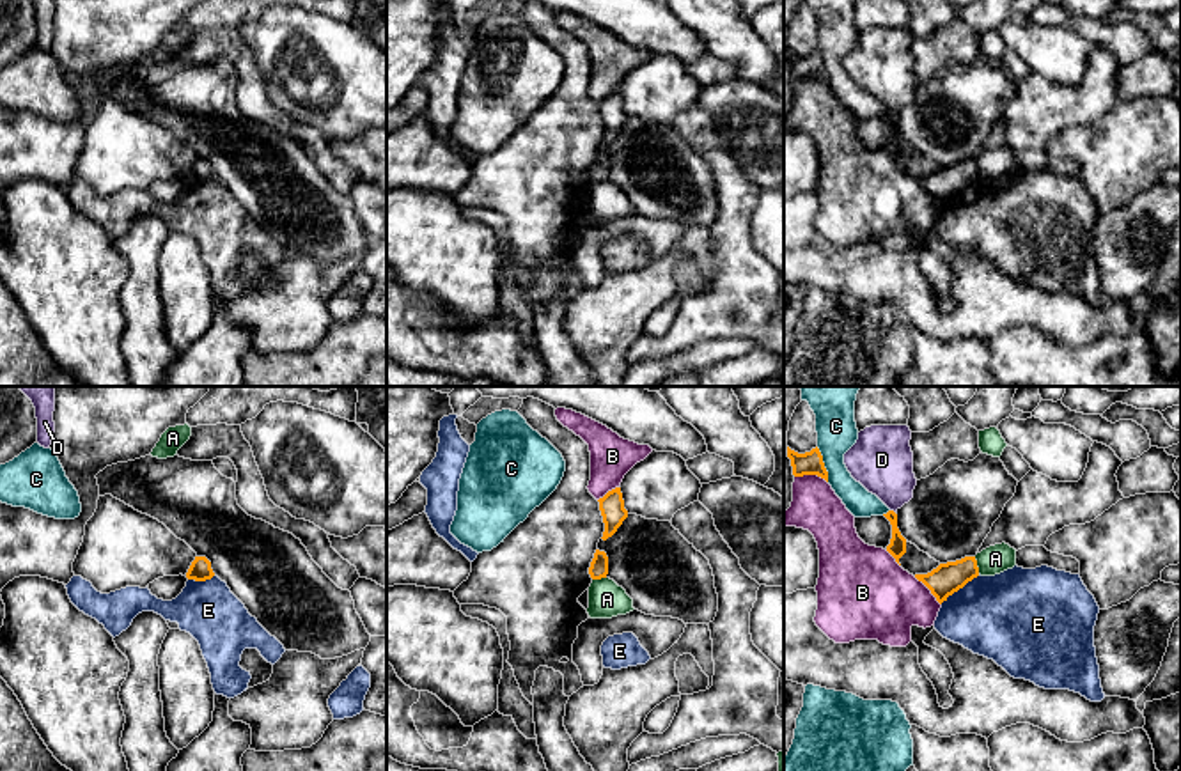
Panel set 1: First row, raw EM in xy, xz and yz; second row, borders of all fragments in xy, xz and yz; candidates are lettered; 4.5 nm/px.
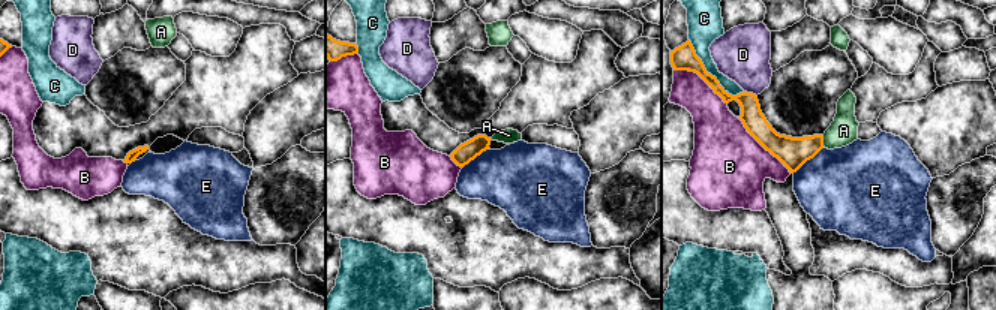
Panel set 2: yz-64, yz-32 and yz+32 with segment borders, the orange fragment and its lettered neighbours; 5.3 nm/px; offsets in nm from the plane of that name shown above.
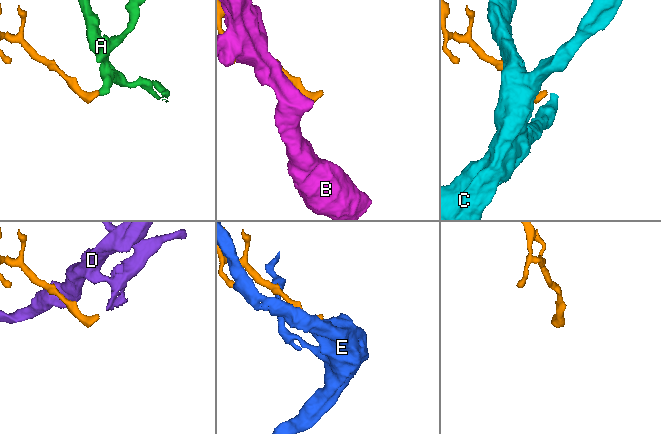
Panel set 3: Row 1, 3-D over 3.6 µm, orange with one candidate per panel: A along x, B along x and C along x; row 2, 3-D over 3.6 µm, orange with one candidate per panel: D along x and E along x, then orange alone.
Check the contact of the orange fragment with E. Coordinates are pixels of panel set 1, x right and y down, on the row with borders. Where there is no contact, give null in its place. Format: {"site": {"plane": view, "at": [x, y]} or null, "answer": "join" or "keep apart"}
{"site": {"plane": "yz", "at": [960, 587]}, "answer": "keep apart"}

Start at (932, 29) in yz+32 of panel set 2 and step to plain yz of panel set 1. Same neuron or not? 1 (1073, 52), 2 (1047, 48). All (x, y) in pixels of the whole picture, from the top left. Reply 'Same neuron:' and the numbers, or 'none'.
Same neuron: none

